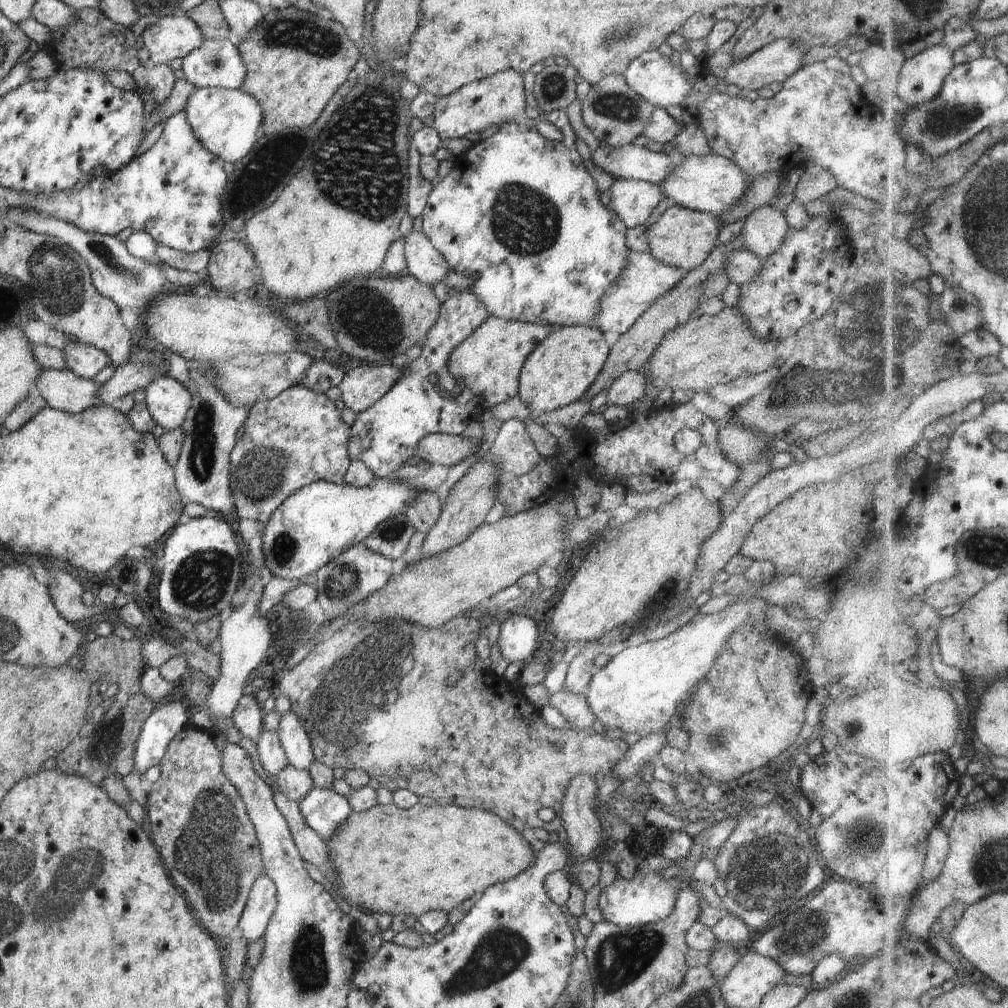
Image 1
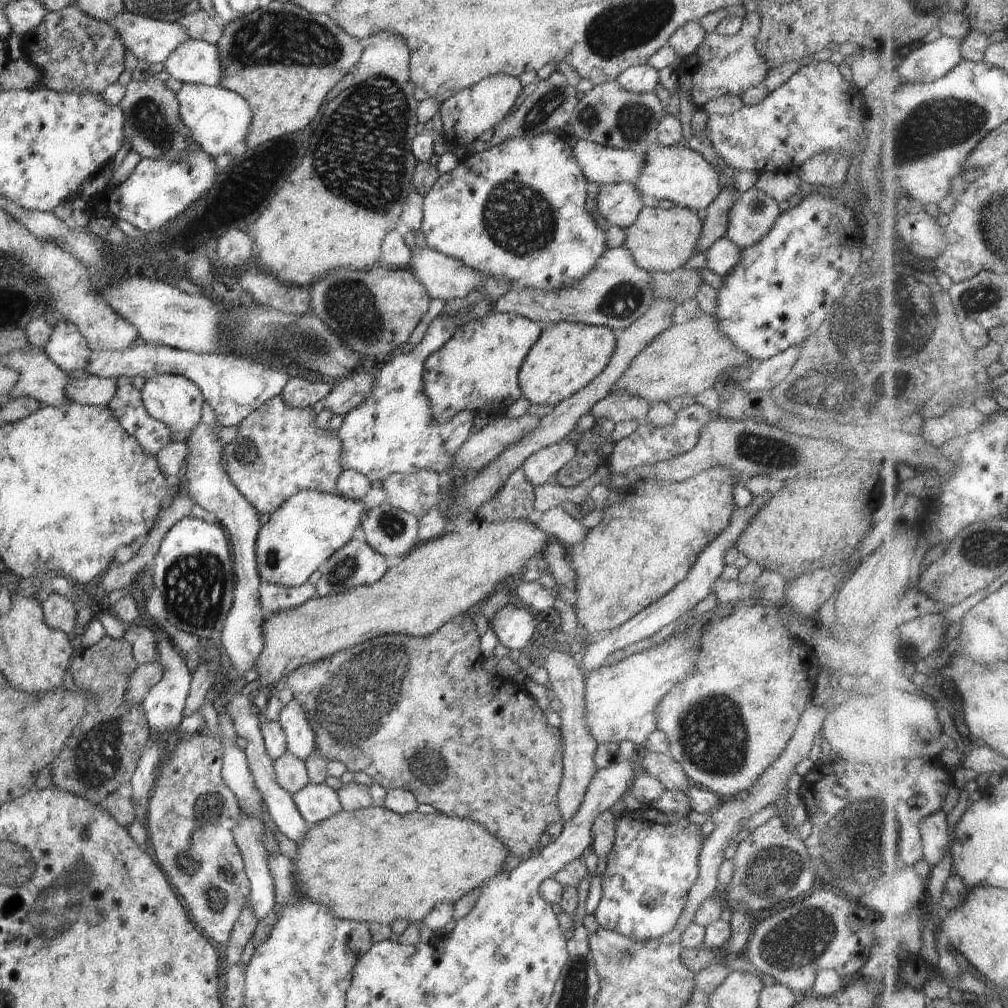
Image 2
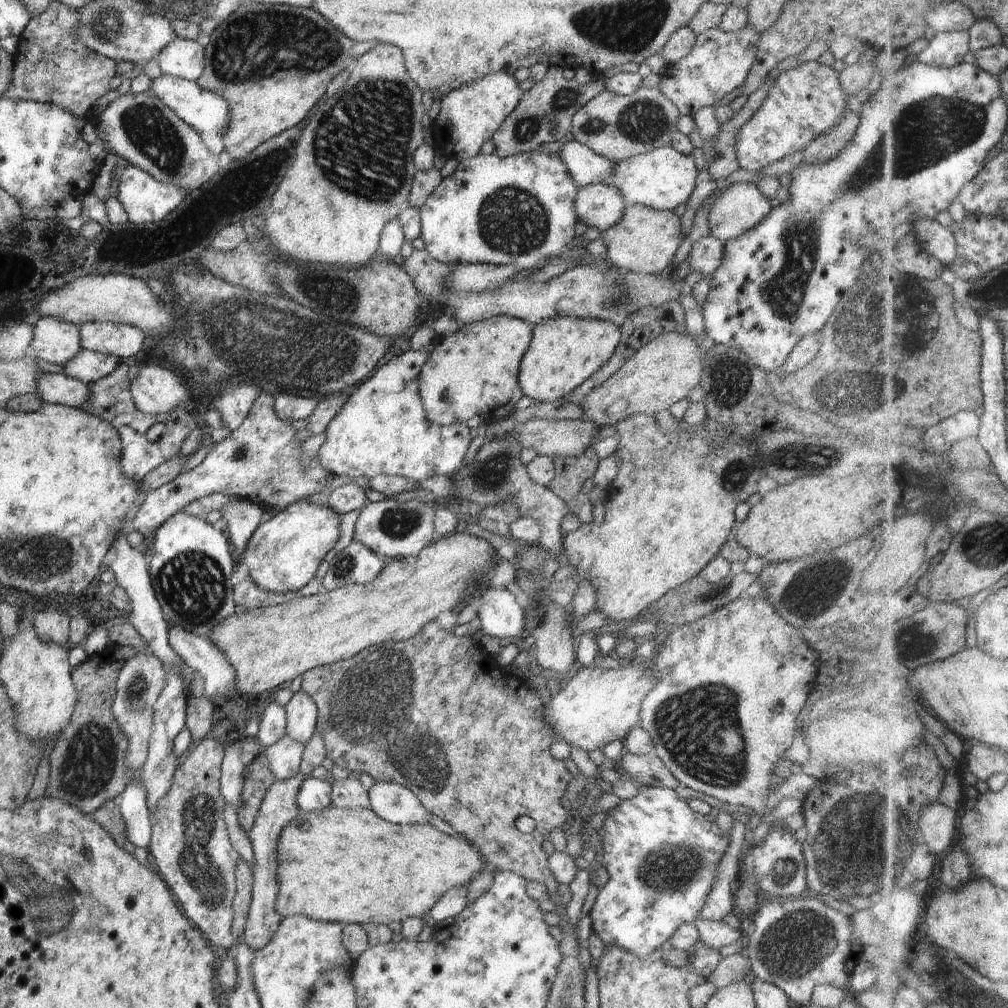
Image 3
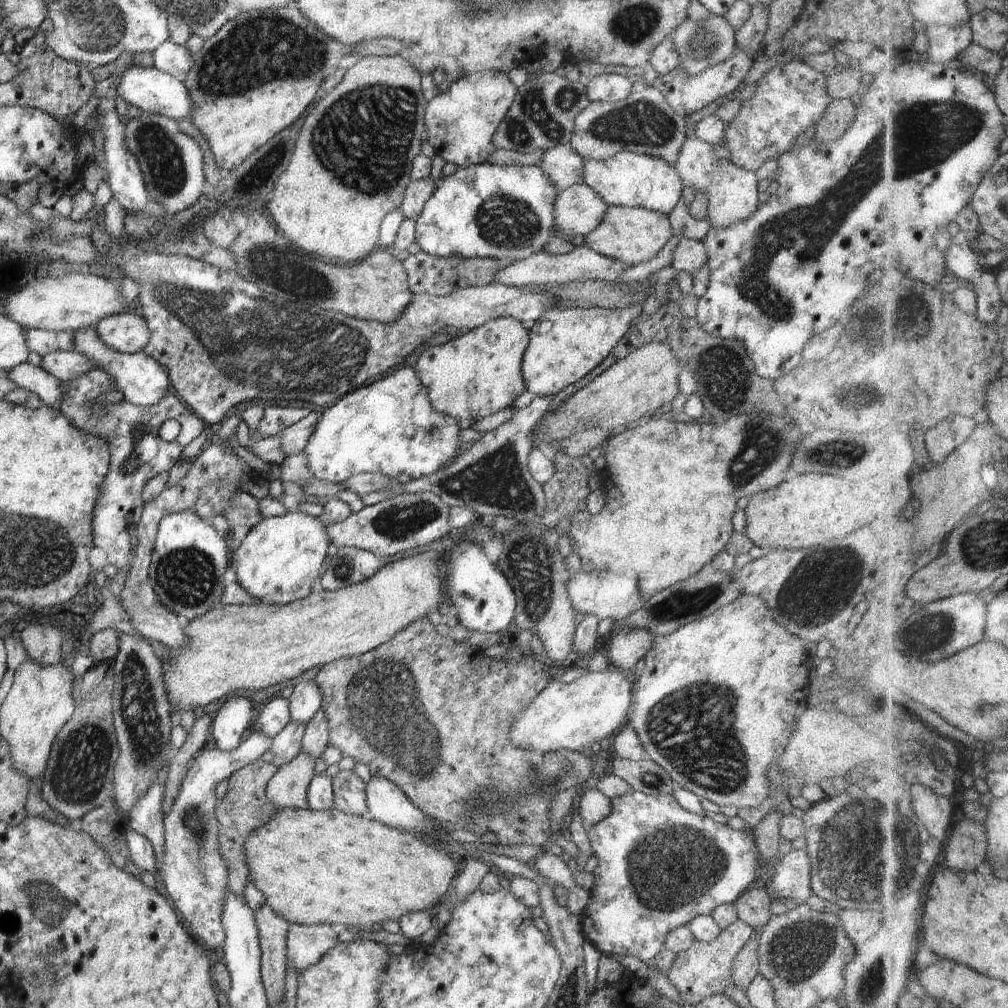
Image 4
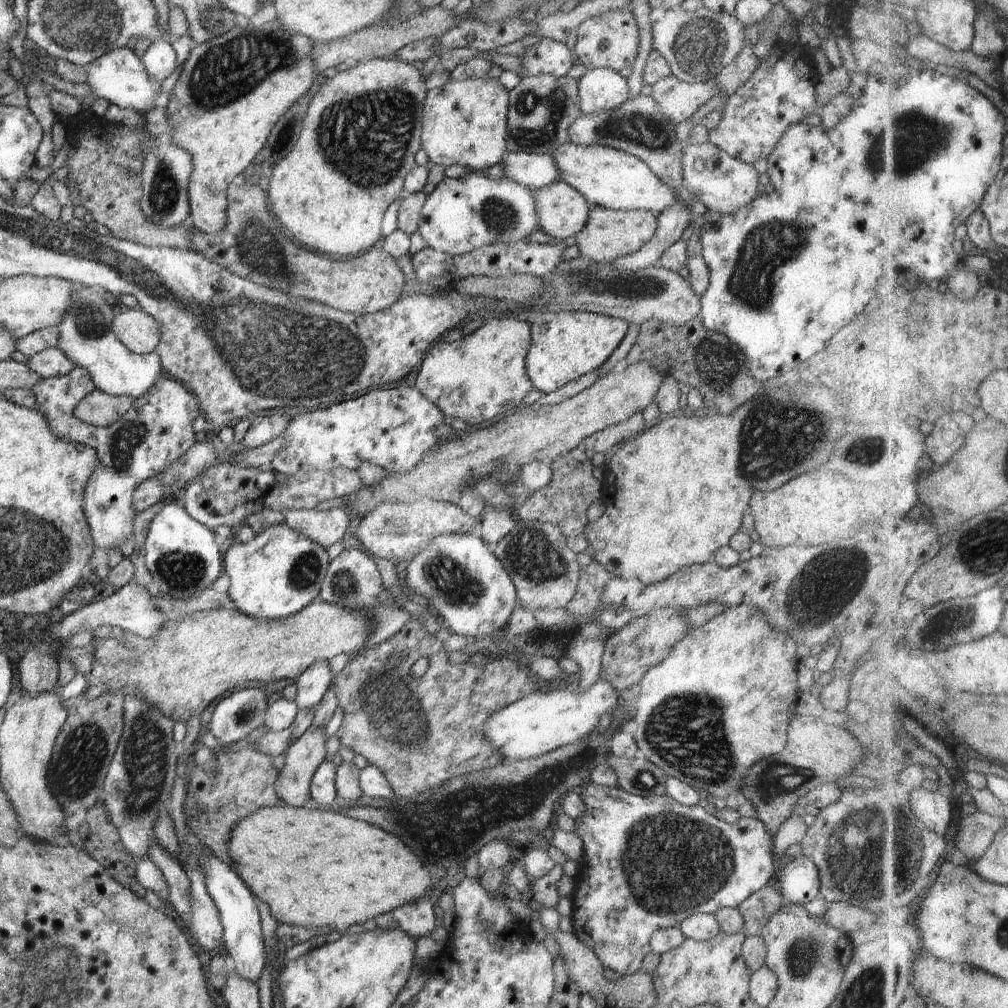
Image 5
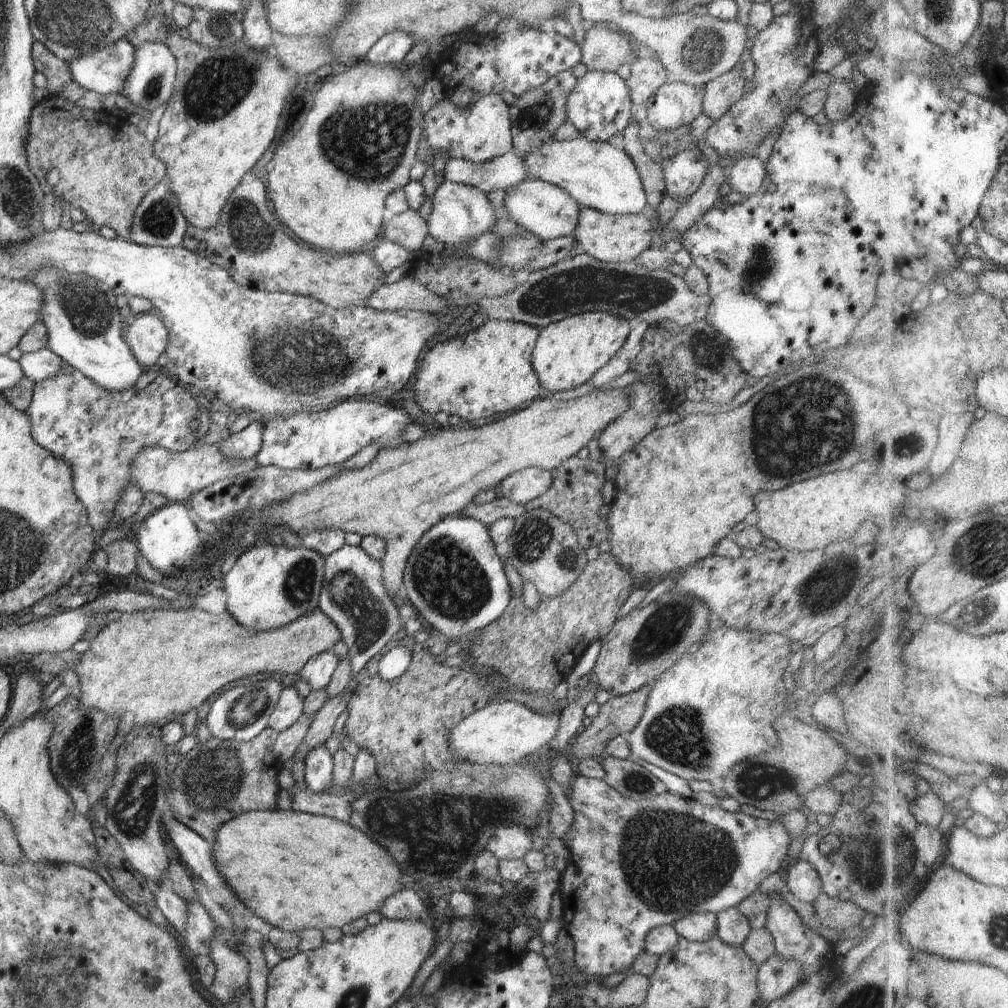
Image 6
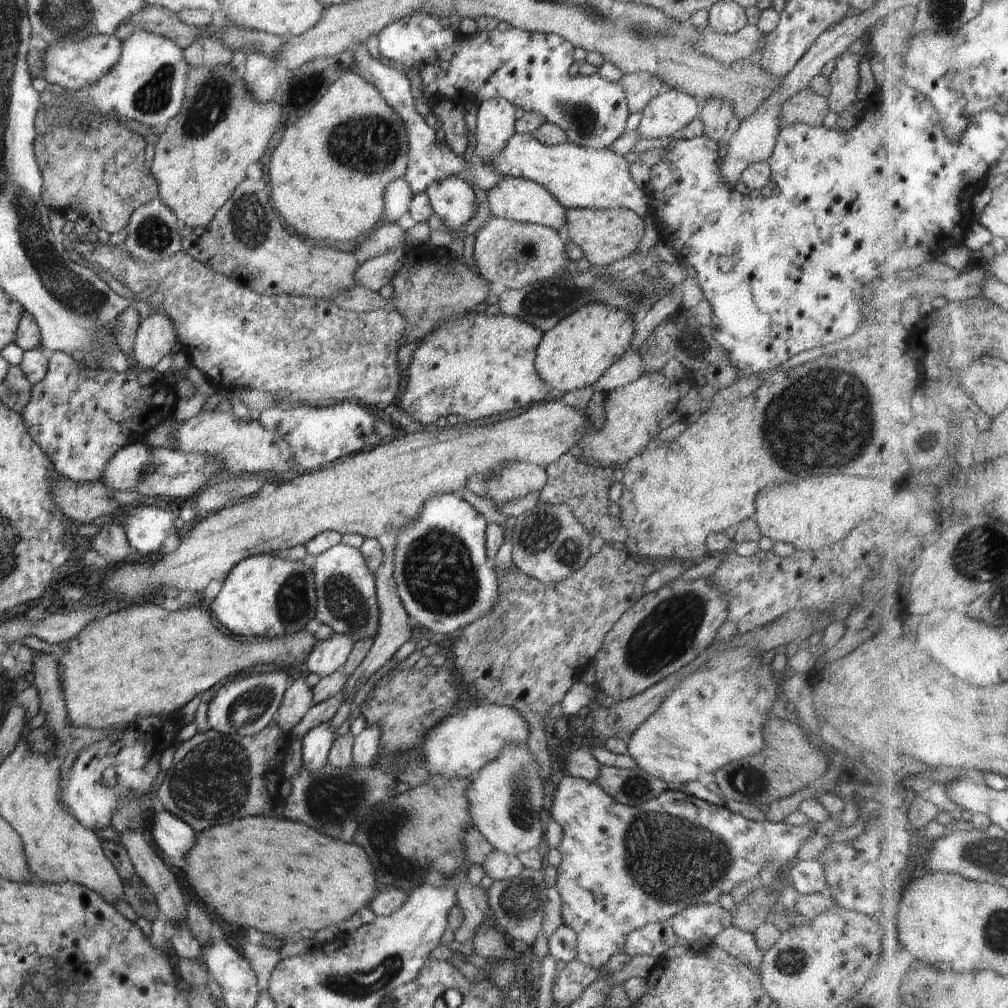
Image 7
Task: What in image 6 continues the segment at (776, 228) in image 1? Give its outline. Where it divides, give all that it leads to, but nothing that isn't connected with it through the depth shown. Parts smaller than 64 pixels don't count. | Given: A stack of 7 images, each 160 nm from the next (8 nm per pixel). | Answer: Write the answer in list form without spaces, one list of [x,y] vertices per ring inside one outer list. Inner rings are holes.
[[[744,156],[727,167],[725,171],[727,172],[726,182],[730,184],[732,191],[740,192],[746,198],[750,198],[758,194],[758,188],[766,178],[767,167],[758,156]]]

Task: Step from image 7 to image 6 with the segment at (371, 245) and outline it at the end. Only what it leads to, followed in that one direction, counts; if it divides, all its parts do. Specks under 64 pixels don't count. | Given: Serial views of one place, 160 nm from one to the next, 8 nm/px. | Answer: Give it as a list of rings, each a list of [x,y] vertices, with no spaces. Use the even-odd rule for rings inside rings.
[[[409,208],[402,214],[394,215],[393,219],[384,225],[382,238],[399,244],[411,253],[422,248],[422,242],[427,234],[429,234],[427,222],[418,211]]]

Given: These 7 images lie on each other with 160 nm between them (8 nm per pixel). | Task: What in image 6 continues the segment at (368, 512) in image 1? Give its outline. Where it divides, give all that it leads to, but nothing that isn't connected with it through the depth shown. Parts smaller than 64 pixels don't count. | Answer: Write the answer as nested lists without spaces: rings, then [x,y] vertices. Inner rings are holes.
[[[268,542],[238,555],[230,572],[221,578],[227,594],[226,612],[245,629],[274,630],[318,610],[325,573],[325,557],[304,547],[291,549]]]

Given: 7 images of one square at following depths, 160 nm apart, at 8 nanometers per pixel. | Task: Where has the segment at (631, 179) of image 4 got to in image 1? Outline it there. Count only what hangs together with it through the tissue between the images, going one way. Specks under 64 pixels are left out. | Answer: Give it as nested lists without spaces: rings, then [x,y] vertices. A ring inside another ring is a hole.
[[[708,153],[701,156],[681,156],[679,163],[670,170],[670,174],[666,174],[664,182],[659,186],[670,203],[721,215],[736,202],[740,202],[740,198],[748,192],[748,178],[750,176],[742,172],[732,160]]]

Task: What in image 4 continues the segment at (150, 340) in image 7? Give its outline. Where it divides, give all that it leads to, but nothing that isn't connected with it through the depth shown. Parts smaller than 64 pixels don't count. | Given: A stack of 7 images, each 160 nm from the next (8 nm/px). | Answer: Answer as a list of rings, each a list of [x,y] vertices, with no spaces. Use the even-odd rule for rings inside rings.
[[[137,308],[100,320],[94,330],[104,346],[120,353],[143,352],[150,337],[150,330]]]

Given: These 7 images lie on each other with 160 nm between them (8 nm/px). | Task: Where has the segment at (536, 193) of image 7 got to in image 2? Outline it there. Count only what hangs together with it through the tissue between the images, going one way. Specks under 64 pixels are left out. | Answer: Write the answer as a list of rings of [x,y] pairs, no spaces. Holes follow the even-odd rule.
[[[628,182],[600,185],[598,190],[598,212],[608,226],[622,229],[632,226],[645,207],[642,194]]]

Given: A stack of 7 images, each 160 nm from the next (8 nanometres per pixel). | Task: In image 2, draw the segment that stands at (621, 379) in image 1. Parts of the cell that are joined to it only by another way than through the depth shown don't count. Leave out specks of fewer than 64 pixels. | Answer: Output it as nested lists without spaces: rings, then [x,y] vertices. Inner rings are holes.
[[[614,389],[610,395],[600,400],[590,413],[597,421],[605,418],[612,420],[615,424],[620,424],[629,420],[639,420],[642,424],[647,421],[646,414],[649,409],[650,405],[644,398]]]

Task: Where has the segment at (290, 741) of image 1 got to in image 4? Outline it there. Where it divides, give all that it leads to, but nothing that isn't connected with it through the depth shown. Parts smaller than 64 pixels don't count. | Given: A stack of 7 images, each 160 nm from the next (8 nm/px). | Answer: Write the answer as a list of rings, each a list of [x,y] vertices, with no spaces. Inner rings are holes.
[[[300,679],[289,697],[289,709],[292,720],[307,724],[318,710],[321,709],[322,693],[318,683],[312,679]]]

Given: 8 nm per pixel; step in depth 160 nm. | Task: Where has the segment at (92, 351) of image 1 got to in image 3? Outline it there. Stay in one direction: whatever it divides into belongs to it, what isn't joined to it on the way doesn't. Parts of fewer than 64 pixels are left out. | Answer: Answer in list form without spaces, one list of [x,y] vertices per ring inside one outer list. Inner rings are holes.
[[[41,317],[34,326],[30,352],[50,364],[64,366],[82,350],[79,328],[58,318]]]

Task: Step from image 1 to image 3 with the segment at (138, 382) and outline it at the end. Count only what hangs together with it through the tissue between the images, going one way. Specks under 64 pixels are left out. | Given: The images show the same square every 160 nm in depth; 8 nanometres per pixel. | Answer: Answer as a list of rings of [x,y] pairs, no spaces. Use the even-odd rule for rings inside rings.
[[[40,374],[38,394],[44,404],[60,404],[78,409],[90,400],[90,390],[84,382],[62,374]]]

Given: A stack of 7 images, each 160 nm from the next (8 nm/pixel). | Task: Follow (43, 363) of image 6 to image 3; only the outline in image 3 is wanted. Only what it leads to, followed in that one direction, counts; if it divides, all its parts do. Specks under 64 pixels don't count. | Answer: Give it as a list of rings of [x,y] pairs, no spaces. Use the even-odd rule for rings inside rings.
[[[82,349],[64,364],[64,374],[88,385],[112,374],[121,362],[118,356]]]

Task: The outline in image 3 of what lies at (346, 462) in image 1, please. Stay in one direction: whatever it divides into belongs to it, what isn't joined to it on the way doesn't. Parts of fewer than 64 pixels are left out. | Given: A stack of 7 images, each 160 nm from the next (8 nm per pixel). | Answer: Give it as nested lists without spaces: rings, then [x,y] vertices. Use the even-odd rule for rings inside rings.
[[[264,392],[259,394],[258,398],[254,400],[254,404],[252,404],[250,413],[240,424],[240,427],[233,430],[228,438],[222,440],[219,444],[216,443],[199,466],[196,466],[190,472],[181,473],[169,484],[164,484],[161,488],[148,492],[148,495],[144,496],[140,501],[138,509],[131,519],[130,529],[139,532],[146,542],[150,542],[150,536],[154,534],[154,530],[158,530],[168,518],[177,514],[184,506],[188,506],[190,502],[194,502],[198,498],[204,498],[204,496],[210,496],[213,493],[238,497],[279,512],[286,509],[290,504],[306,499],[312,494],[328,492],[328,483],[334,476],[322,468],[322,464],[320,464],[320,460],[317,457],[313,458],[309,463],[302,462],[302,442],[295,439],[297,431],[292,428],[291,422],[284,422],[274,412],[274,399],[275,396],[272,394],[265,394]]]

